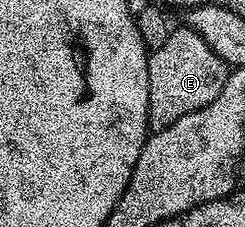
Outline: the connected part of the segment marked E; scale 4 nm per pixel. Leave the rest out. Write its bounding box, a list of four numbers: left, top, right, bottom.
[148,26,228,132]

